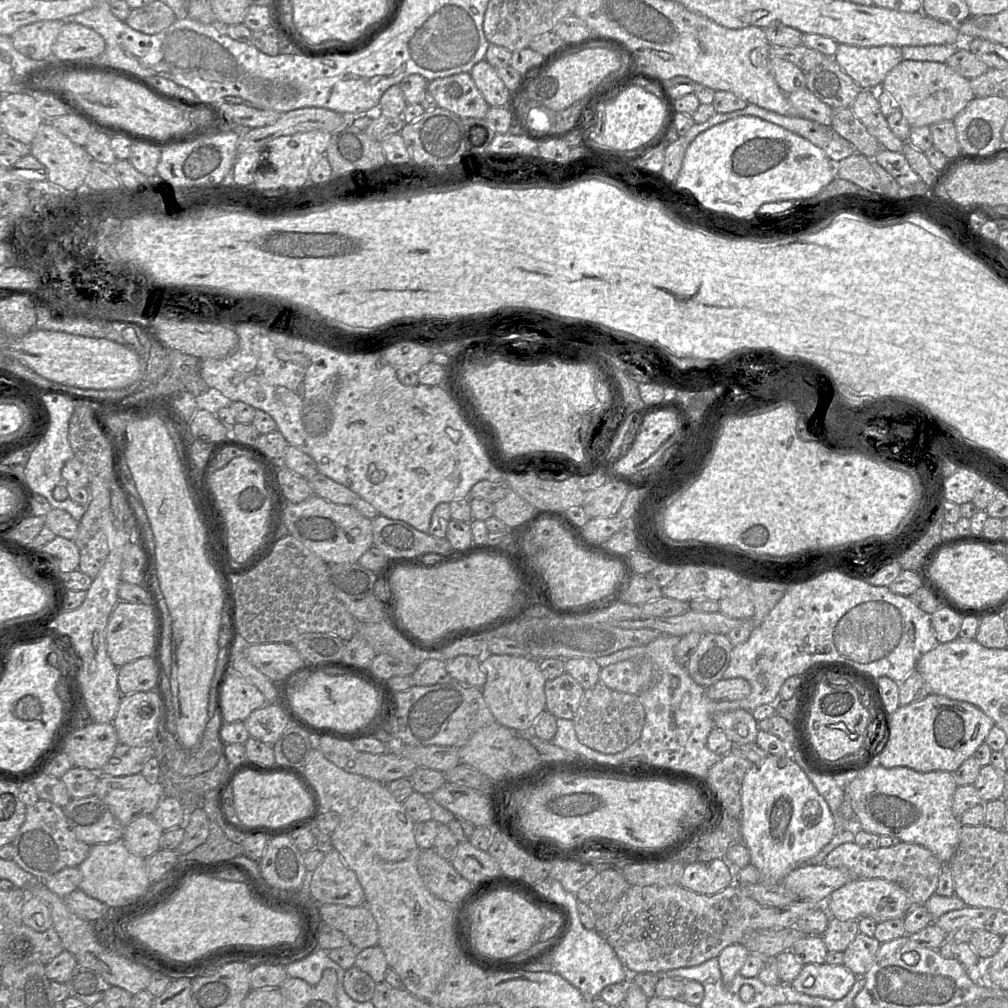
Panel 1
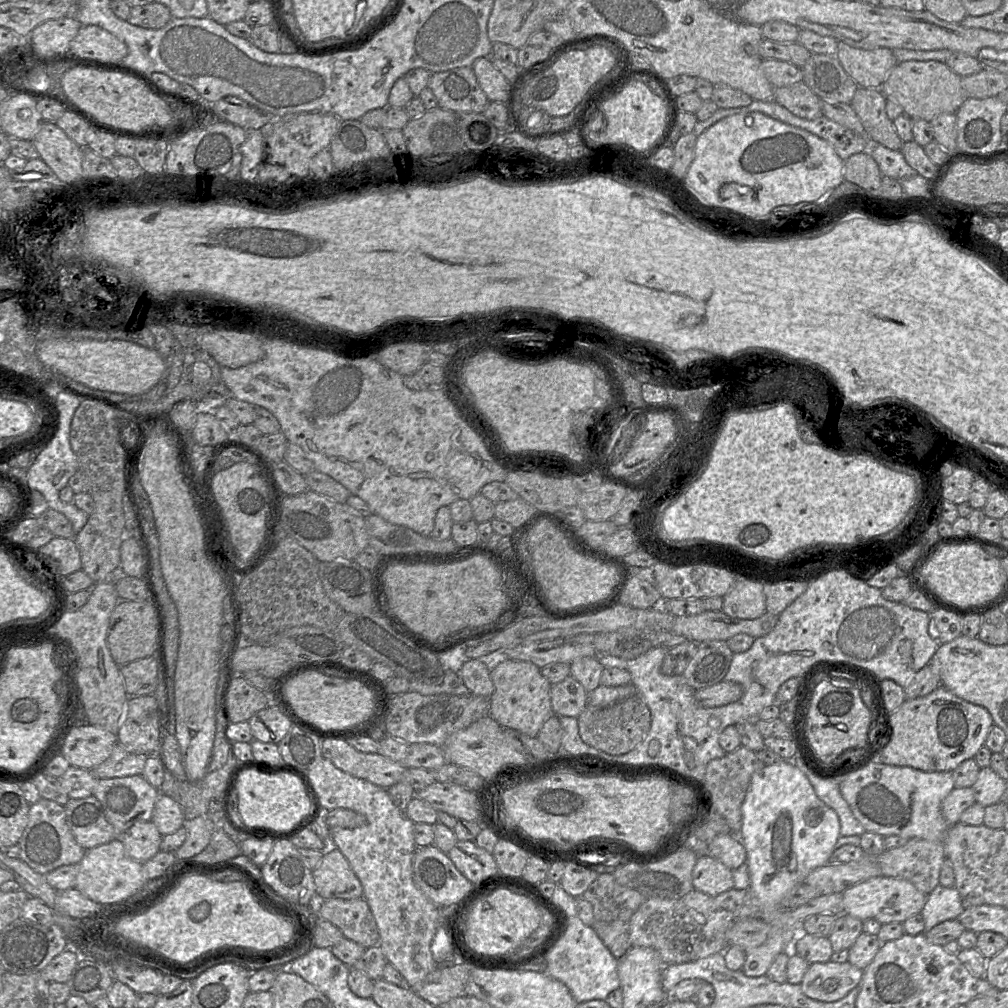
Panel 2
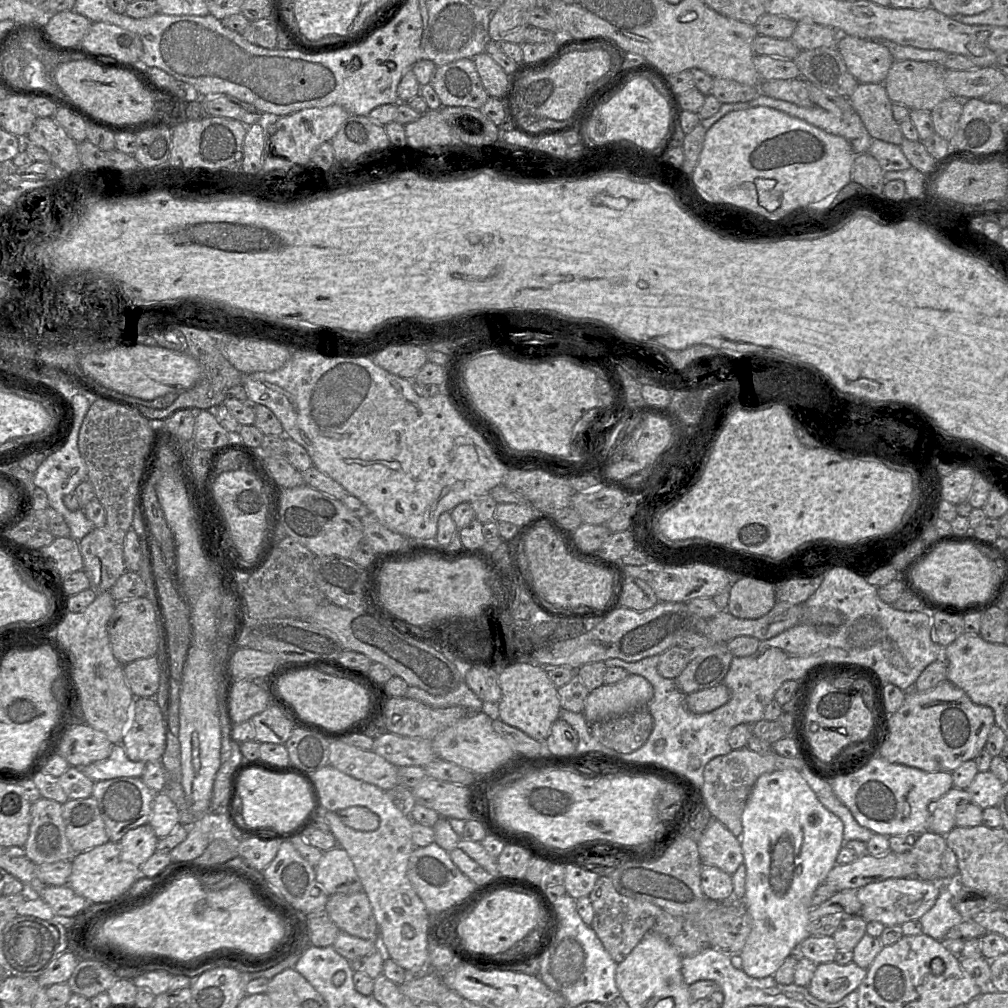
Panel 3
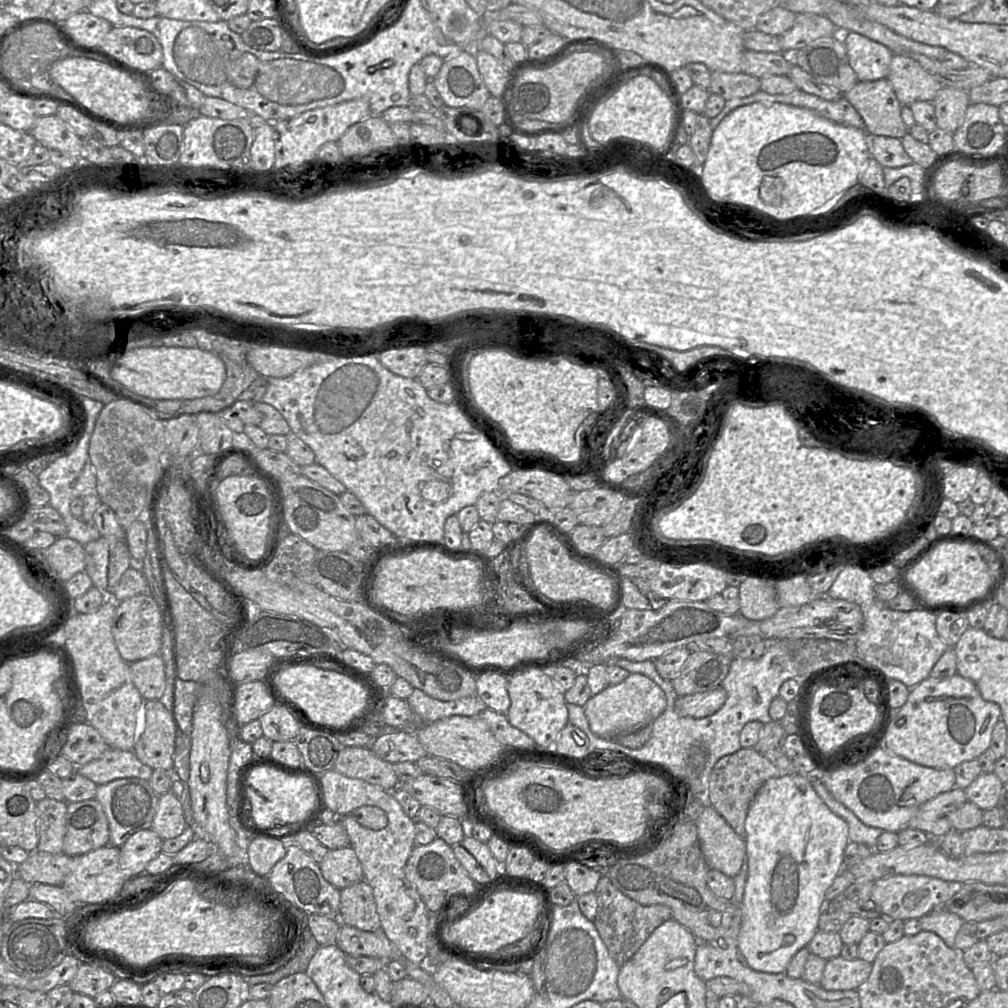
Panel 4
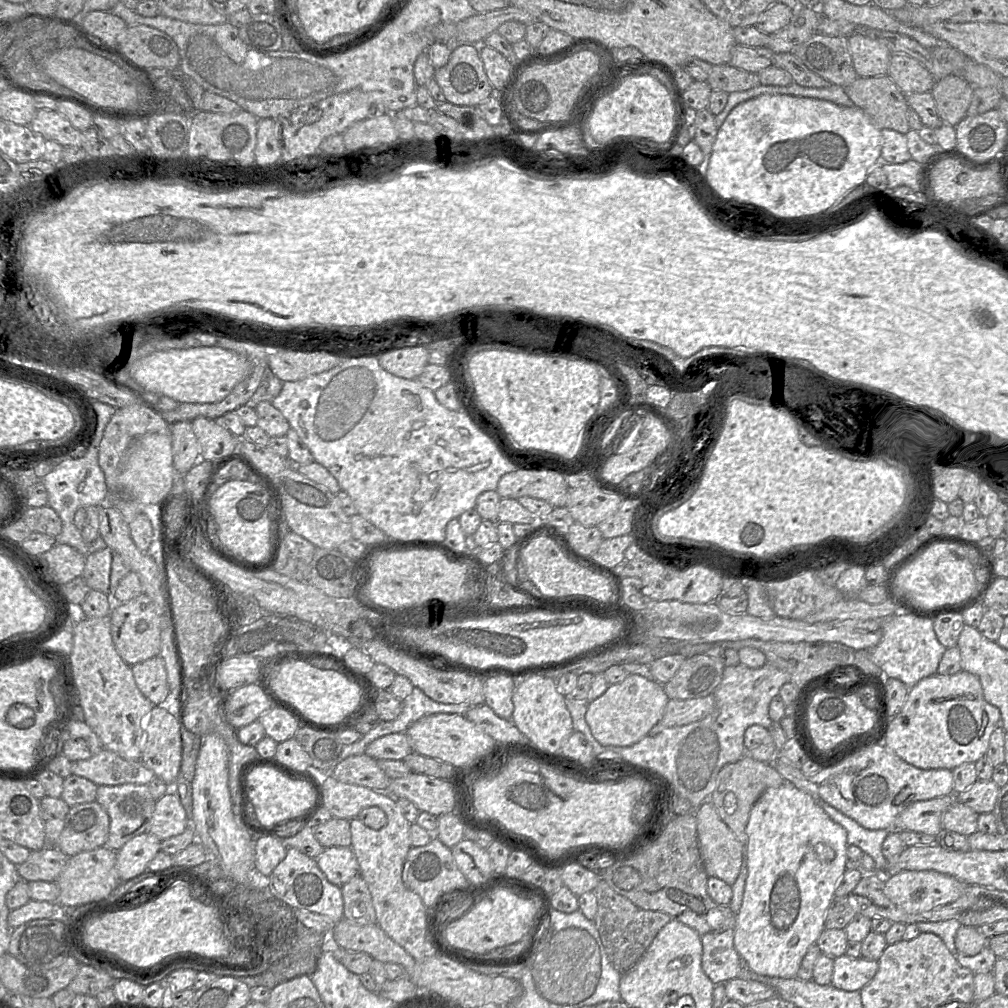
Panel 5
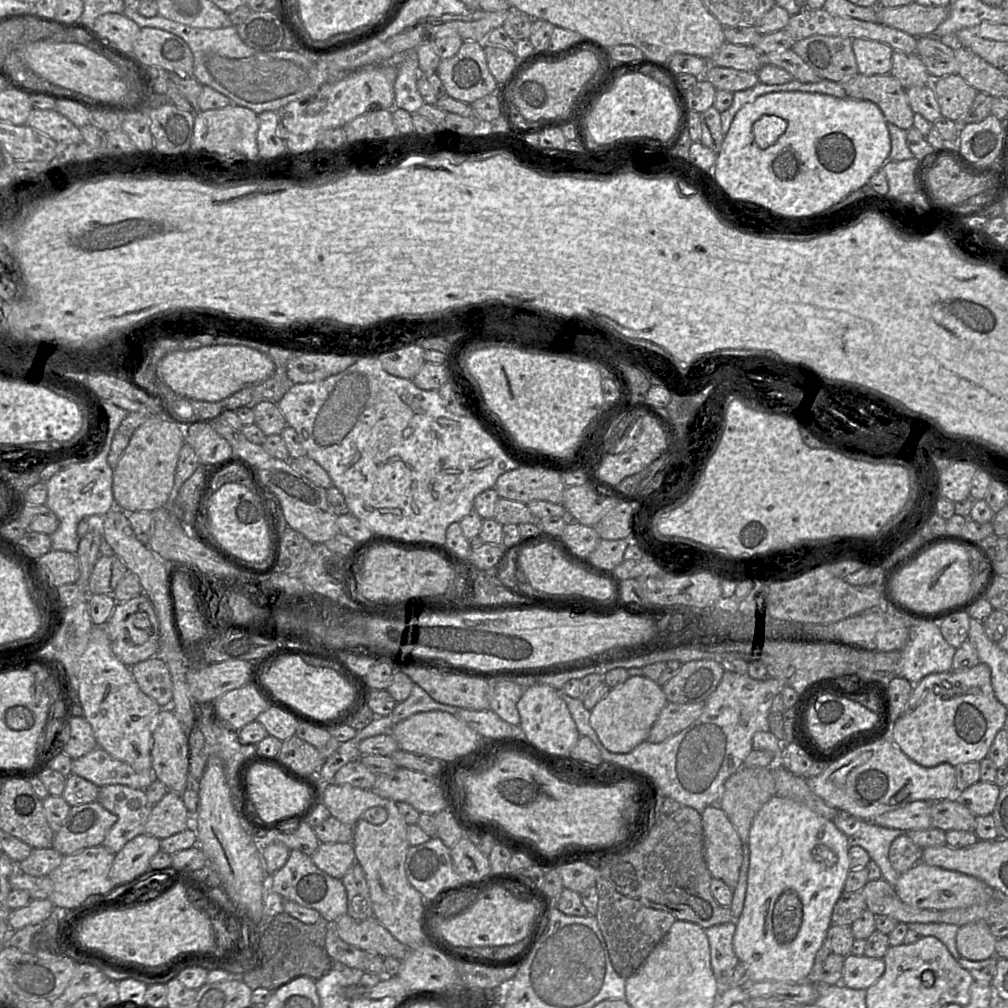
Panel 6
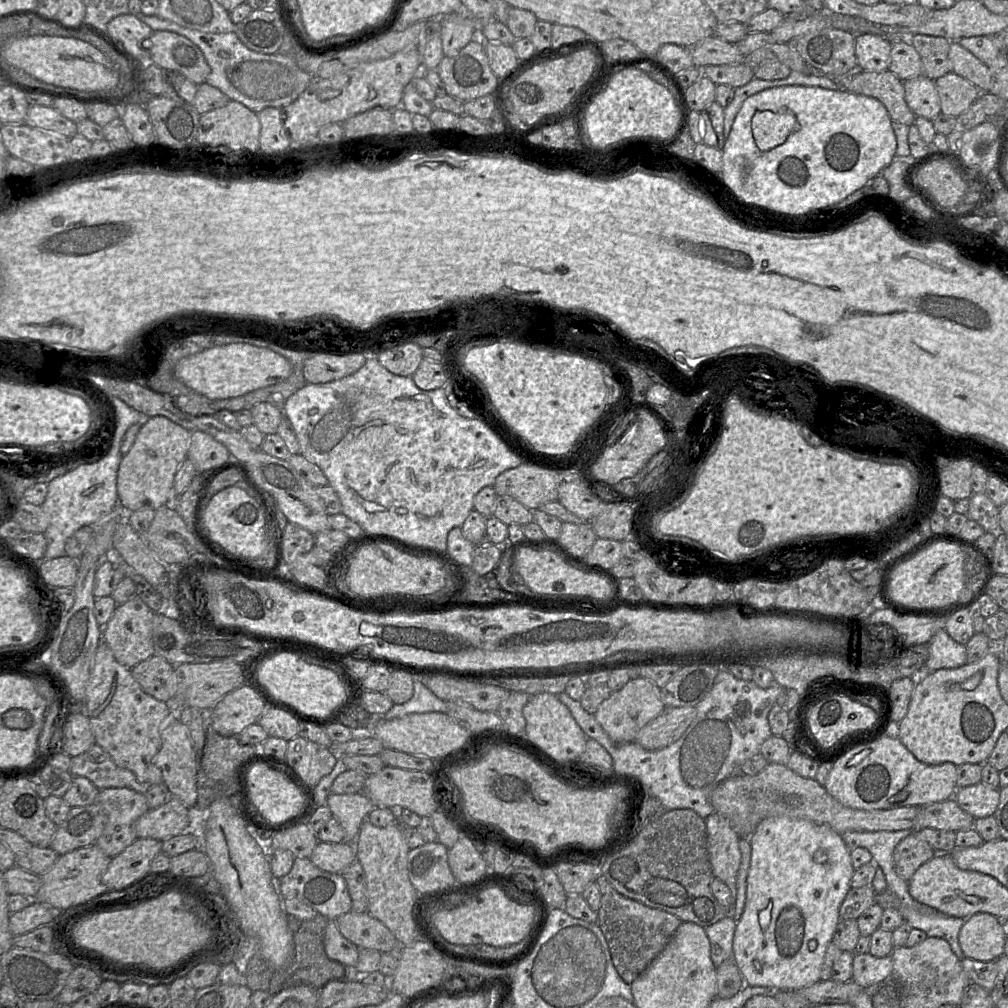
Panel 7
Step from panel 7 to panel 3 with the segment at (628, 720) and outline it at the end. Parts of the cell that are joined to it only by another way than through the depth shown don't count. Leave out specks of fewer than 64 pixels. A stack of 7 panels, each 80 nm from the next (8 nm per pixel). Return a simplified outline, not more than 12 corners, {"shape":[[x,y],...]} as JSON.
{"shape":[[629,674],[589,692],[595,723],[647,706],[653,686]]}

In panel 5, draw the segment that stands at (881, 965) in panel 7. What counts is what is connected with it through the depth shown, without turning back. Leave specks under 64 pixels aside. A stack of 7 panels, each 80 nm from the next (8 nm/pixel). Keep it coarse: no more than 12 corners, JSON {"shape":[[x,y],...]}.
{"shape":[[843,955],[834,959],[831,985],[861,991],[878,961]]}

